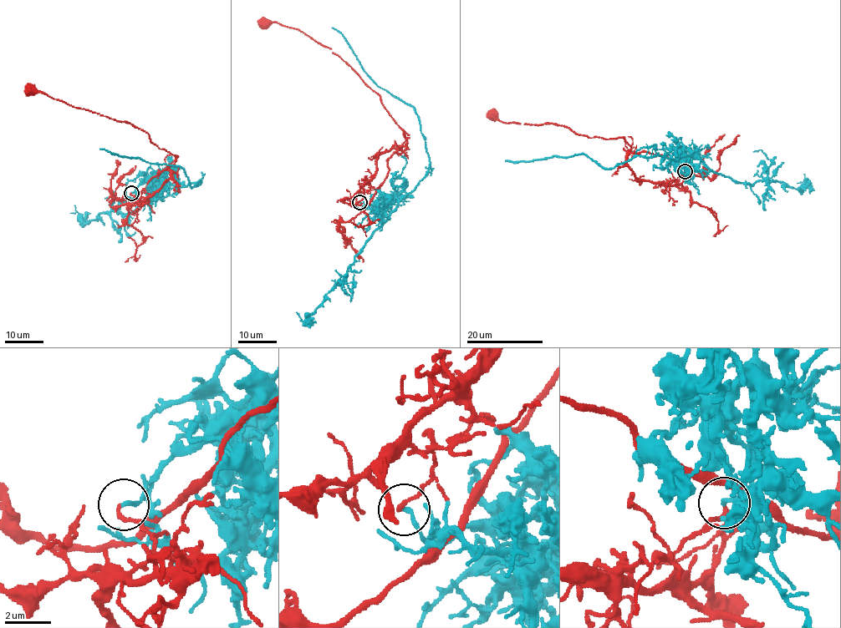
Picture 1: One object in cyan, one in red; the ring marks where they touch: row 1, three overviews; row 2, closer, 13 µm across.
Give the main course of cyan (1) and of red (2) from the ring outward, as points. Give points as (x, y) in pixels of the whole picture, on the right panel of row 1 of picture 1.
1: (684, 171), (689, 164), (679, 153), (680, 157), (674, 159), (637, 155), (603, 169), (583, 154), (505, 160)
2: (684, 171), (672, 185), (639, 179), (626, 163), (630, 146), (623, 138), (506, 124), (493, 113)

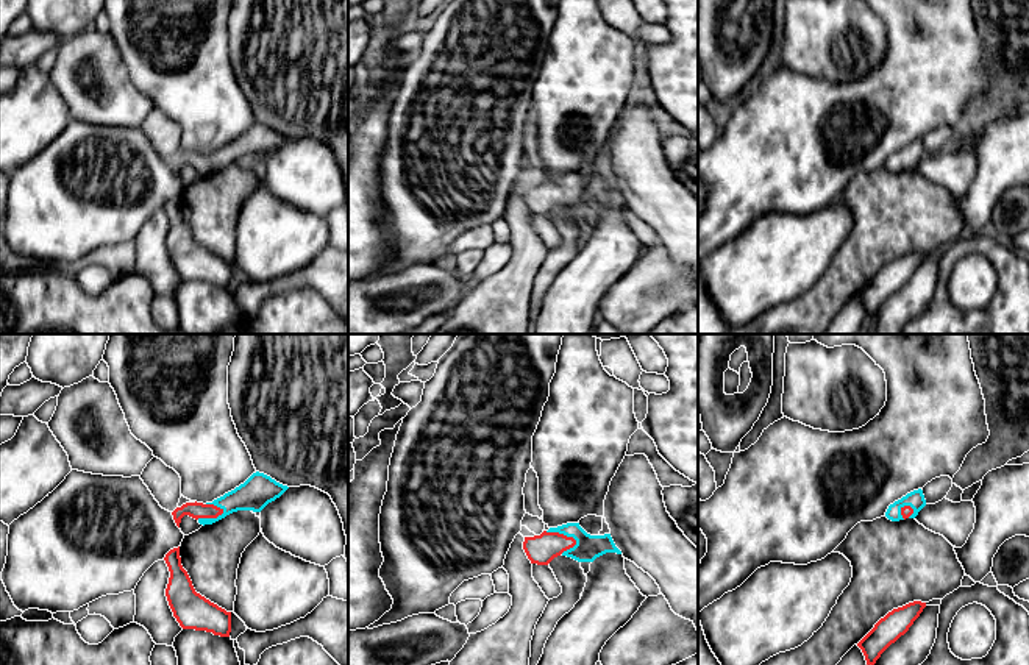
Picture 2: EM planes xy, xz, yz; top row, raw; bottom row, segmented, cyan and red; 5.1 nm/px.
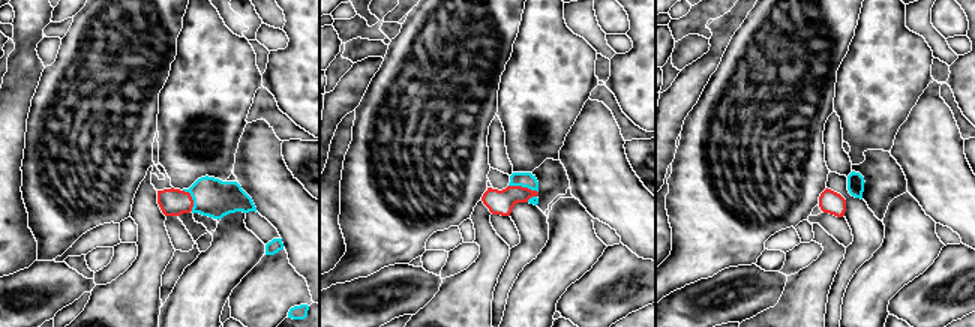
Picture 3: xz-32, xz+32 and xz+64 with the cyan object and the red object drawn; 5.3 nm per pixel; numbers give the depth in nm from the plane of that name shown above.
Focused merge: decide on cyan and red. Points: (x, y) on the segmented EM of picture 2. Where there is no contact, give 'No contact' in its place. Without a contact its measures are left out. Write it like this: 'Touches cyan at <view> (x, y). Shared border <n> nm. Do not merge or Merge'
Touches cyan at xz (562, 533). Shared border 180 nm. Do not merge

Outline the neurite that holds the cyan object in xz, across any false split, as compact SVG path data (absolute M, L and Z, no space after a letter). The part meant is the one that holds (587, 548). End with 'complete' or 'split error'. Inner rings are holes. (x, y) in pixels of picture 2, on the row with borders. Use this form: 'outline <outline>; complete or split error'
outline M567 523L557 528L550 528L547 532L559 532L567 537L573 537L576 545L564 551L562 556L571 557L578 562L593 562L606 553L621 554L611 534L590 535L579 526L579 523Z; complete

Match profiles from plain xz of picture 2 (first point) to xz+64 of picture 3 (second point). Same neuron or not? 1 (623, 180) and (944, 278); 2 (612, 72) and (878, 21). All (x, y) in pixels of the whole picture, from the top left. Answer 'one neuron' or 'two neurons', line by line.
1: two neurons
2: one neuron

